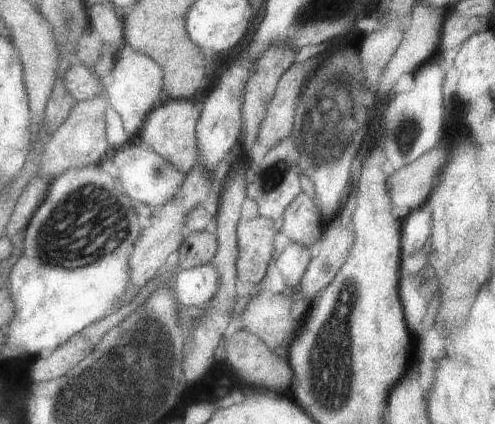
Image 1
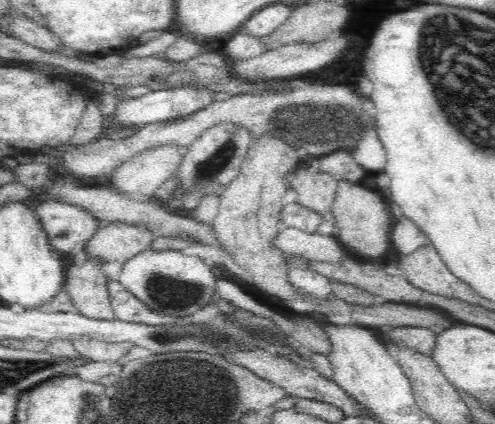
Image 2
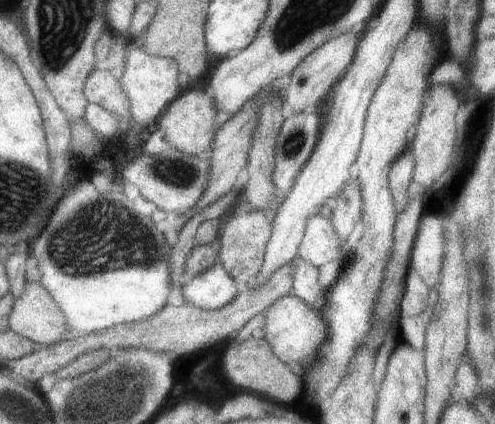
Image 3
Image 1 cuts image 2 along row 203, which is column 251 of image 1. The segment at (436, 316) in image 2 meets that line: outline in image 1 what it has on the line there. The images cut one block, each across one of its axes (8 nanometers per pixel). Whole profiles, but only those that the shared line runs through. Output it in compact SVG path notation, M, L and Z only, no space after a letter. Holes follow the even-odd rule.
M241 218L237 222L237 244L239 244L239 258L237 258L237 278L243 282L259 284L265 276L267 264L273 260L273 236L279 232L267 218Z

